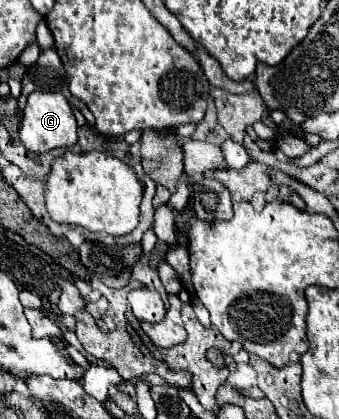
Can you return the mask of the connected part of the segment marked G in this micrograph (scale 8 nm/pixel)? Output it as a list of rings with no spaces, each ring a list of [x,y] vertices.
[[[32,93],[28,95],[28,103],[24,109],[24,121],[20,129],[20,141],[24,147],[36,155],[58,149],[58,147],[72,147],[76,143],[76,117],[72,113],[70,103],[62,93]]]

